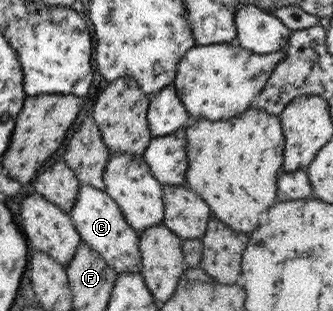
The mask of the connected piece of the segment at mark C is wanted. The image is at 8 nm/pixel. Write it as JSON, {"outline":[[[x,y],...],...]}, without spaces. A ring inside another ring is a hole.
{"outline":[[[80,184],[68,214],[81,241],[94,250],[116,275],[139,271],[141,259],[137,246],[138,233],[126,225],[116,202],[104,190]]]}

